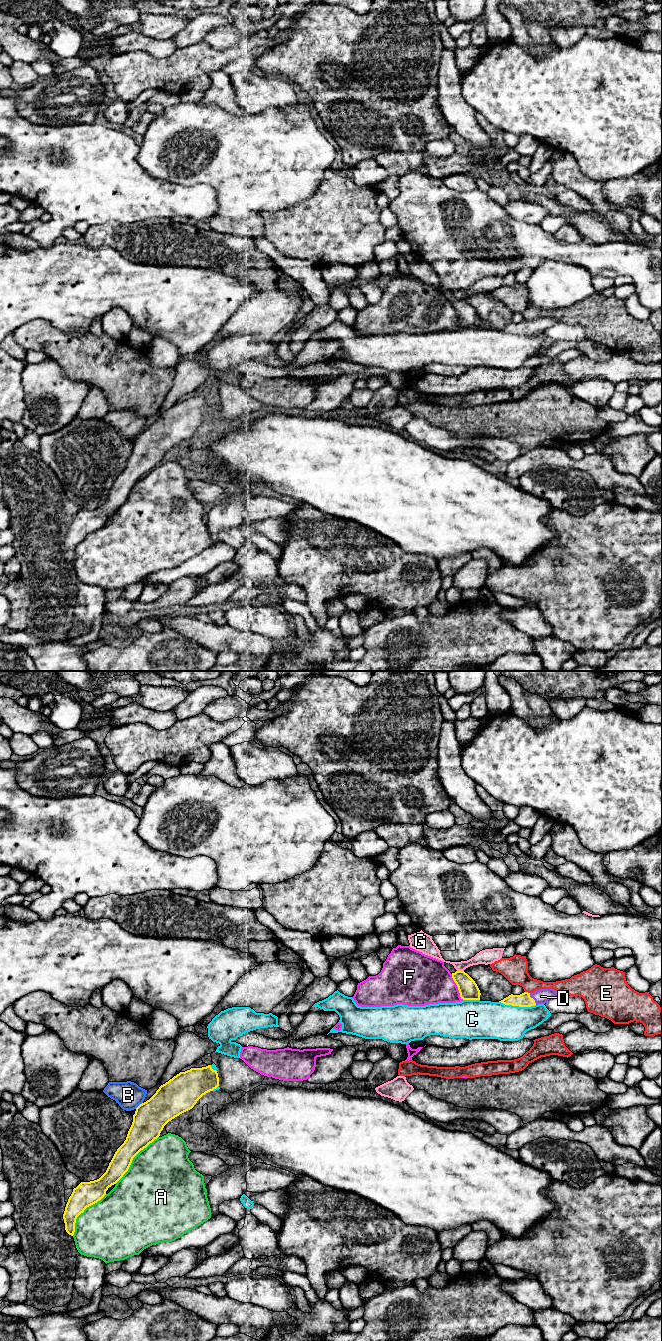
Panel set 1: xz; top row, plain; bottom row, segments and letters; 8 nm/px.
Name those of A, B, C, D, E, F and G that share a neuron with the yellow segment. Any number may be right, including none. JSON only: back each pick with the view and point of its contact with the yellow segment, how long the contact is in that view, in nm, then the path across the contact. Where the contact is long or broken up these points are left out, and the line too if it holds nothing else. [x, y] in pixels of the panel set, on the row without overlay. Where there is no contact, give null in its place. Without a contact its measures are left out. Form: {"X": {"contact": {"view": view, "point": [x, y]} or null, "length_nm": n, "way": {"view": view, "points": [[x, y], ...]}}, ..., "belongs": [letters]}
{"D": {"contact": {"view": "xz", "point": [533, 327]}, "length_nm": 110, "way": {"view": "xz", "points": [[523, 328], [533, 327], [541, 324]]}}, "belongs": ["D"]}

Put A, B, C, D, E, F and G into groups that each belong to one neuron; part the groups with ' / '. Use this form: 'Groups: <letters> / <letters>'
Groups: A / B / C / D / E / F / G

